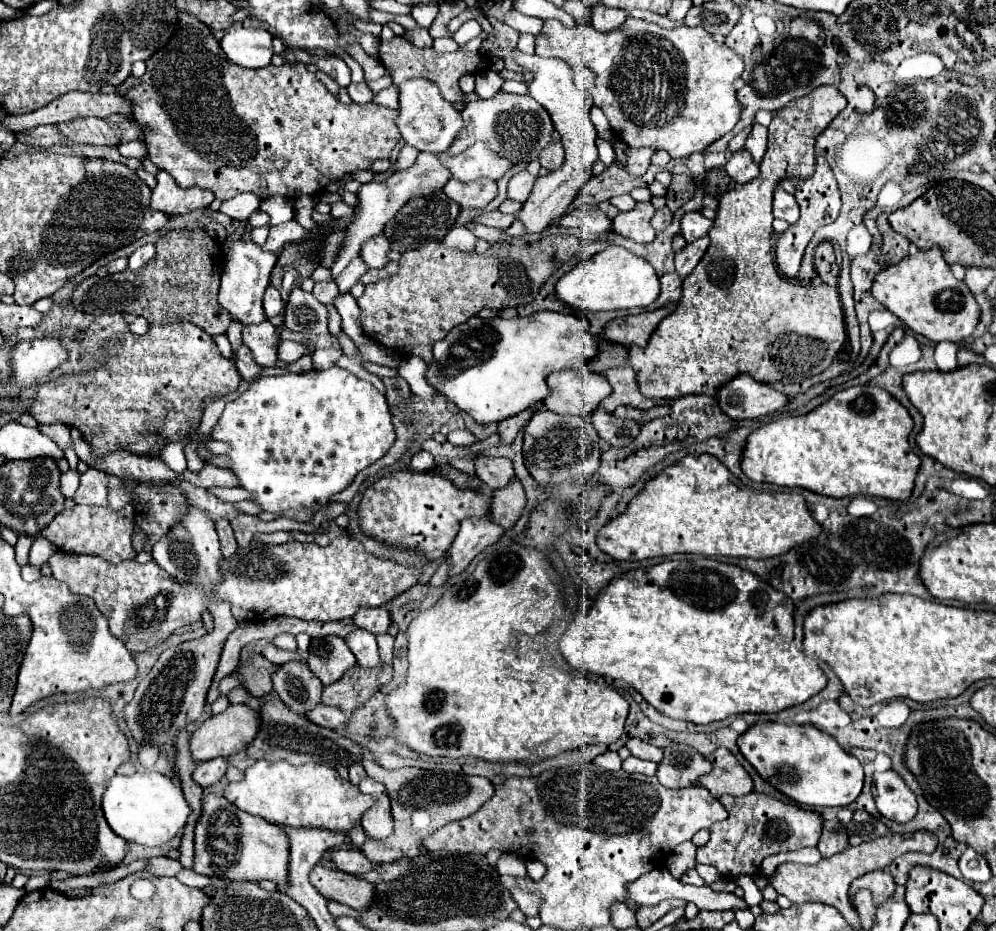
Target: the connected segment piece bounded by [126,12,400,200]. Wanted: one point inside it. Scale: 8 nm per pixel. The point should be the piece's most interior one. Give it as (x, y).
(275, 131)

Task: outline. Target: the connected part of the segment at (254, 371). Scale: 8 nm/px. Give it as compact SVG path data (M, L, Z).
M240 346L238 354L236 354L236 368L240 372L240 376L246 380L246 382L254 382L258 380L258 376L262 374L262 366L258 366L254 362L254 356L250 352L248 346Z

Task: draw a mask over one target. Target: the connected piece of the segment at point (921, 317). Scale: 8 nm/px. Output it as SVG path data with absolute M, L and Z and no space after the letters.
M918 250L906 256L902 262L880 272L872 286L874 298L898 316L910 330L926 336L934 344L938 342L962 342L966 340L980 322L980 306L974 300L974 294L968 286L954 278L948 268L942 250Z

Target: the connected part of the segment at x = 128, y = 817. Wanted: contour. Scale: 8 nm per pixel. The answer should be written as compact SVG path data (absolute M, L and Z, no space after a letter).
M136 772L132 776L112 776L102 798L102 808L110 828L124 840L142 846L162 846L172 840L188 822L188 806L180 784L160 772Z

